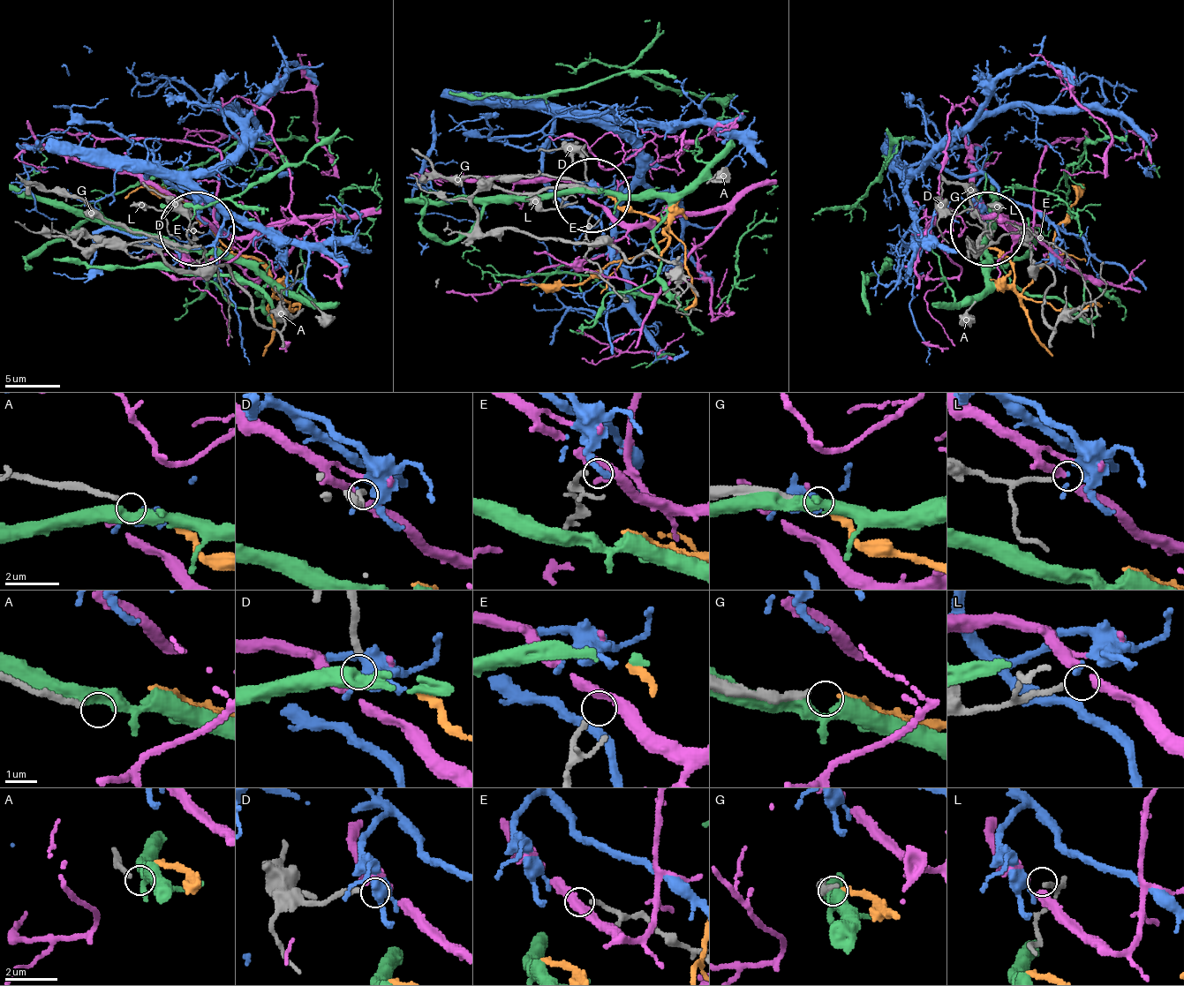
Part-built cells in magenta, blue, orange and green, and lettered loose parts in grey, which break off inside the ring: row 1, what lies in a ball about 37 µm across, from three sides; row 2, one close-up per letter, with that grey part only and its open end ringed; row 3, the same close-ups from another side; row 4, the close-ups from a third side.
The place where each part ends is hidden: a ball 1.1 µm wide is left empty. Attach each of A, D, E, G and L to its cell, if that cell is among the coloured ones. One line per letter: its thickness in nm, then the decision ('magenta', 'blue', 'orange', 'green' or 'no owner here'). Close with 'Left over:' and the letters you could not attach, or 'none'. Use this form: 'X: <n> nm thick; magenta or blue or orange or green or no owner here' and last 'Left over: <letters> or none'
A: 160 nm thick; no owner here
D: 200 nm thick; no owner here
E: 160 nm thick; no owner here
G: 240 nm thick; orange
L: 150 nm thick; magenta
Left over: A, D, E

